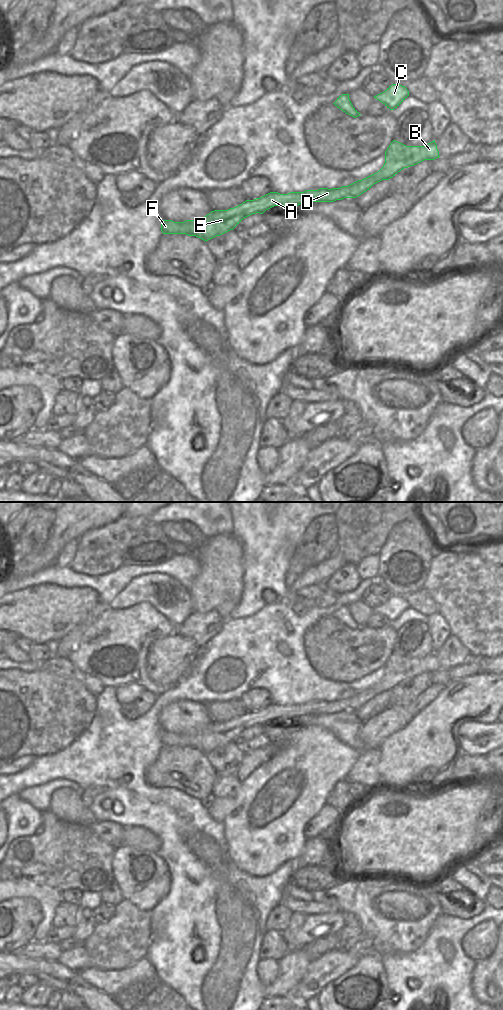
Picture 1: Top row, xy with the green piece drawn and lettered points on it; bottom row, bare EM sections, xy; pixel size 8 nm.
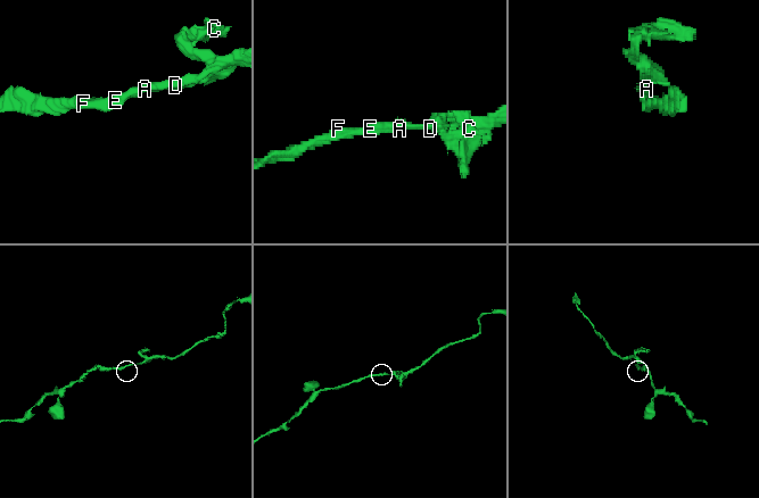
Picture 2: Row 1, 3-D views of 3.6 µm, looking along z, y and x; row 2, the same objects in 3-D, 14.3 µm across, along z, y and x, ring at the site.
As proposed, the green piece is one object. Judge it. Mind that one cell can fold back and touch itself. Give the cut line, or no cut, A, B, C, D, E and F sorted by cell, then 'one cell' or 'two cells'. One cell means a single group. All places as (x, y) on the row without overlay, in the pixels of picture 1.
cut none; groups A B C D E F; one cell

